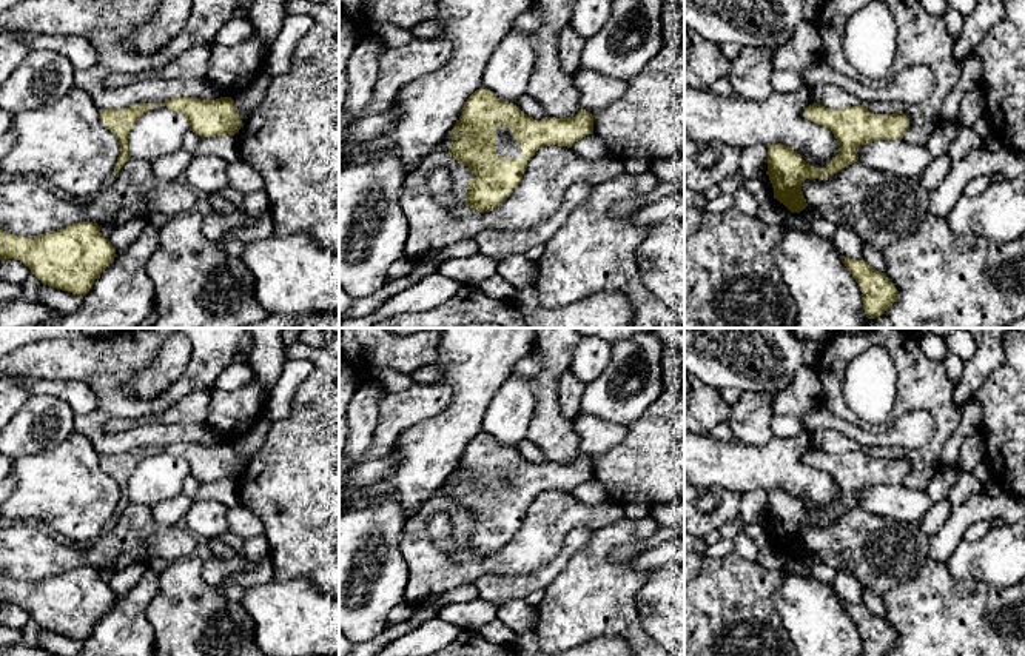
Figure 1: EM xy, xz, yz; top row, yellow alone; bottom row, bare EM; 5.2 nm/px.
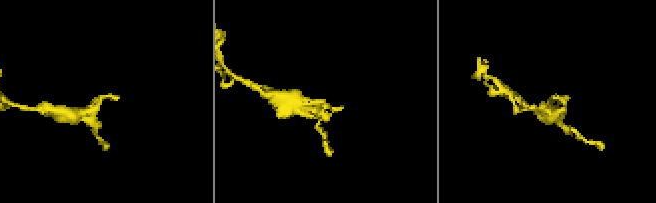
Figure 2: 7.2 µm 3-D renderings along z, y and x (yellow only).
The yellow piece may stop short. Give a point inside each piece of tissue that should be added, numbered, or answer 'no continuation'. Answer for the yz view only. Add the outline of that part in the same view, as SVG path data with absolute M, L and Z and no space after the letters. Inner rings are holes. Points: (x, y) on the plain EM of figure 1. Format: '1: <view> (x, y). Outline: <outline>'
no continuation

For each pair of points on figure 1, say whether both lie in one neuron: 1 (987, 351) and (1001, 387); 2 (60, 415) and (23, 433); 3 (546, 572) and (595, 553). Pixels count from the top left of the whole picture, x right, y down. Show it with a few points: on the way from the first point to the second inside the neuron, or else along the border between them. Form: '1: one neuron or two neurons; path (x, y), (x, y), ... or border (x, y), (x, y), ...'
1: two neurons; border (1004, 344), (1004, 361), (988, 374), (973, 396)
2: one neuron; path (51, 419), (33, 428)
3: two neurons; border (591, 536), (543, 590)

